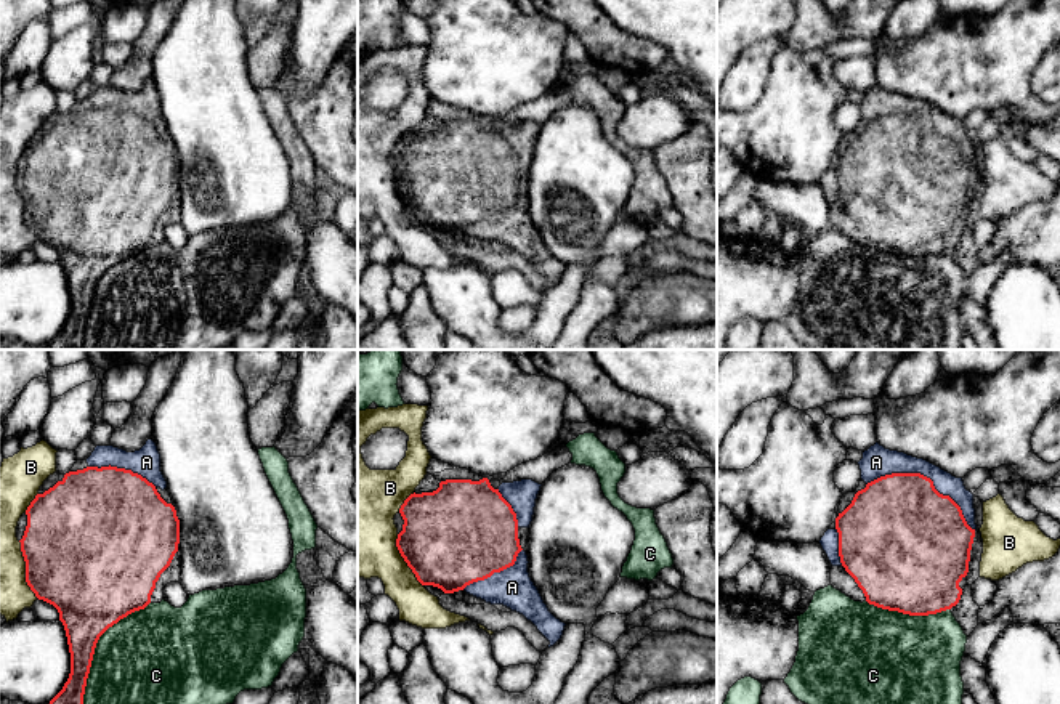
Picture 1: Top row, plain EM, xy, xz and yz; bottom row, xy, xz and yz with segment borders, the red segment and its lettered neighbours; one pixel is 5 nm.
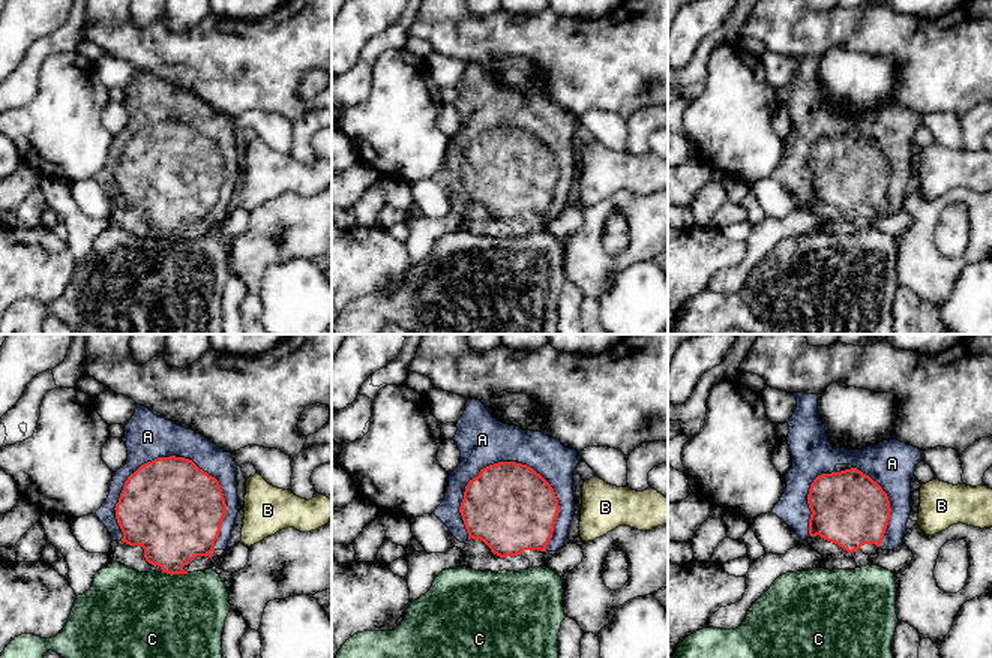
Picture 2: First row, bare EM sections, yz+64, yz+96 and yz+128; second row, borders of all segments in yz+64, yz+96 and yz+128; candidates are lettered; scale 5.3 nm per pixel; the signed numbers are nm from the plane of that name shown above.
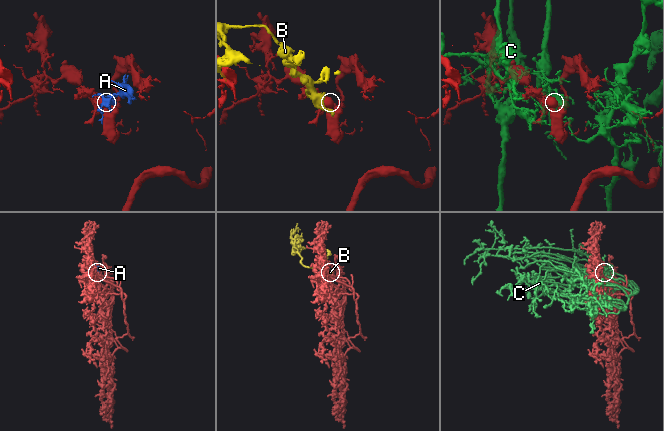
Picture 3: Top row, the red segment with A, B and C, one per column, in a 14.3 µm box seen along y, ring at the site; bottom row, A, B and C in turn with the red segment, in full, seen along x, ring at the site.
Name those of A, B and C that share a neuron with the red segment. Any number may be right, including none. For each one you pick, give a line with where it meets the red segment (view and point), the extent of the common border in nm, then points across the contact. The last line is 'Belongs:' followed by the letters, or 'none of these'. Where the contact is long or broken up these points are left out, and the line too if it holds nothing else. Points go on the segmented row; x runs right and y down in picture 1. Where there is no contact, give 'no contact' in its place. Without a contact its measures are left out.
A: meets red in yz at (926, 477); contact 600 nm long
Belongs: A

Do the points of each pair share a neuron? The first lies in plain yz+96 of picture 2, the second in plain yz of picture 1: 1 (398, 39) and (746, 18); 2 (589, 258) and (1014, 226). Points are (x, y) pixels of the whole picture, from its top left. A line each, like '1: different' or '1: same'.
1: different
2: same

